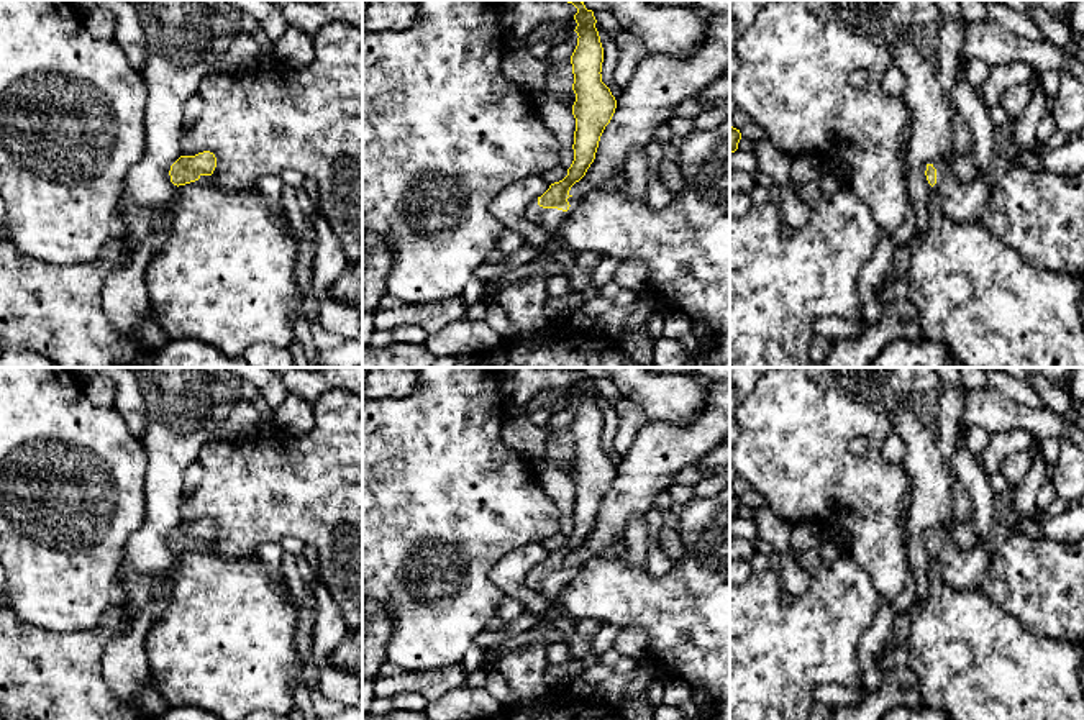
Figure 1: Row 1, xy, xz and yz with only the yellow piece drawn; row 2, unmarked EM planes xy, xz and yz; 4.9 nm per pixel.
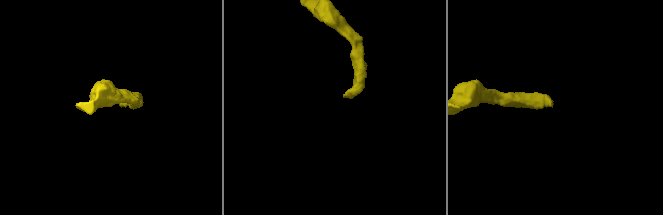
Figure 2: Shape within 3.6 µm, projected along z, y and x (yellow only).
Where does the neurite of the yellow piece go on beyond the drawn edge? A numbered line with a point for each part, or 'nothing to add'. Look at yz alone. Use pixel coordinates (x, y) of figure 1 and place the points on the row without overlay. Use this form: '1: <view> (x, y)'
1: yz (960, 568)

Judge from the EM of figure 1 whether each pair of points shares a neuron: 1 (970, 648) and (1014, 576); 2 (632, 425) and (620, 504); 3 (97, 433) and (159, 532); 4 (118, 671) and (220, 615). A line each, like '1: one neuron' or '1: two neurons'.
1: two neurons
2: two neurons
3: two neurons
4: two neurons

